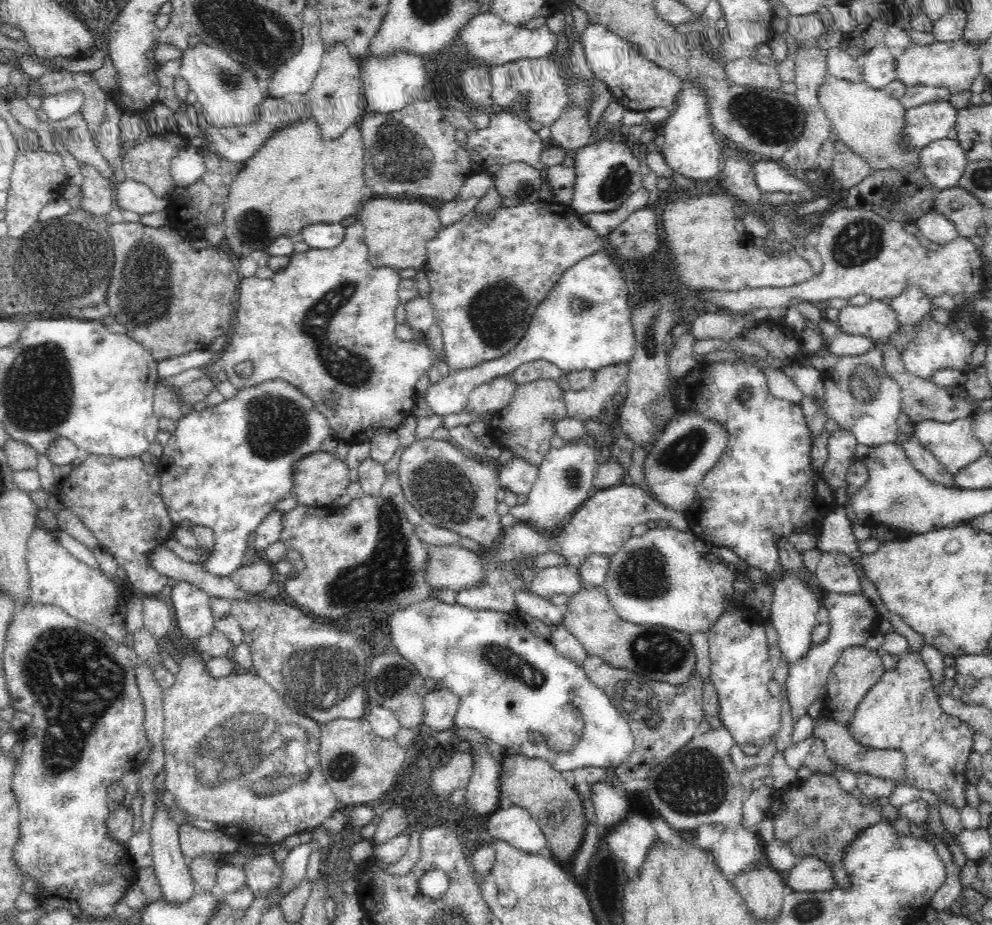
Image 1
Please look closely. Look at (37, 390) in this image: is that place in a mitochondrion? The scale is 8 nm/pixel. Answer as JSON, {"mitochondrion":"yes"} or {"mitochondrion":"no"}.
{"mitochondrion":"yes"}

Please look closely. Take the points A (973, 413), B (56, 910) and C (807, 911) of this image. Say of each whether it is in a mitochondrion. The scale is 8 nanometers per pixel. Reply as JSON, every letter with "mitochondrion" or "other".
{"A":"other","B":"other","C":"mitochondrion"}

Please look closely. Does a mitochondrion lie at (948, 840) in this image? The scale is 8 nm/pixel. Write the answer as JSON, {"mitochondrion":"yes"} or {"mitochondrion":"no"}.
{"mitochondrion":"no"}

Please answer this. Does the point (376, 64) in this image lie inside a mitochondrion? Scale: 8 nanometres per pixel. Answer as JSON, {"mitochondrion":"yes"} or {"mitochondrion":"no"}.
{"mitochondrion":"no"}

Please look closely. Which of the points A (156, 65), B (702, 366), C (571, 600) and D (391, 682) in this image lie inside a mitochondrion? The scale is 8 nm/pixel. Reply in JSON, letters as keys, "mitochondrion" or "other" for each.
{"A":"other","B":"other","C":"other","D":"mitochondrion"}

